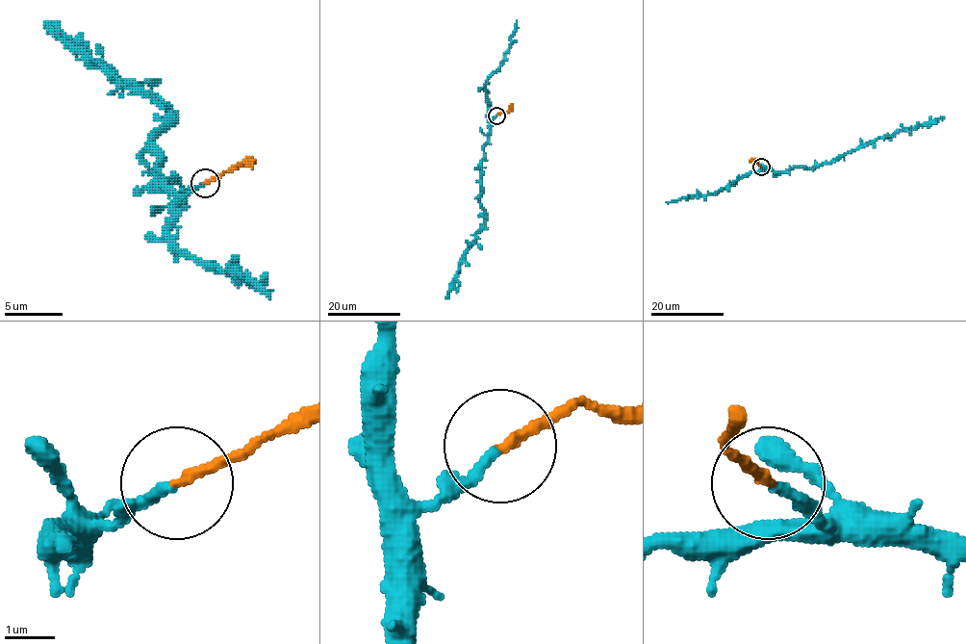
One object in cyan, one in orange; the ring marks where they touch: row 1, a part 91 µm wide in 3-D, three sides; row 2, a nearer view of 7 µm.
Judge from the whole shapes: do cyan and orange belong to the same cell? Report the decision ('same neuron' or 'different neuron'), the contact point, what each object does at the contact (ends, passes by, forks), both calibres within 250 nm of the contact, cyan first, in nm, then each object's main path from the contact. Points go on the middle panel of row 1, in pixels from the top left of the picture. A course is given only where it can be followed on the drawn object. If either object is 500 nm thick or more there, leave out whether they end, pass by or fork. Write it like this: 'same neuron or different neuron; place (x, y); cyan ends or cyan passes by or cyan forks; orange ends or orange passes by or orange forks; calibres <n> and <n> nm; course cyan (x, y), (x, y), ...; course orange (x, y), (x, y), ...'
different neuron; place (496, 115); cyan ends; orange ends; calibres 200 and 200 nm; course cyan (495, 115), (490, 120), (490, 139), (484, 147), (481, 163), (479, 200), (485, 221), (445, 297); course orange (496, 115), (508, 111), (511, 103)

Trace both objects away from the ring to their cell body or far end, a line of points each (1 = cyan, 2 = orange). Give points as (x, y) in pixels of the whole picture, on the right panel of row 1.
1: (760, 167), (766, 170), (784, 171), (793, 167), (817, 167), (835, 162), (879, 137), (891, 136), (943, 116)
2: (760, 167), (756, 161), (749, 162)

